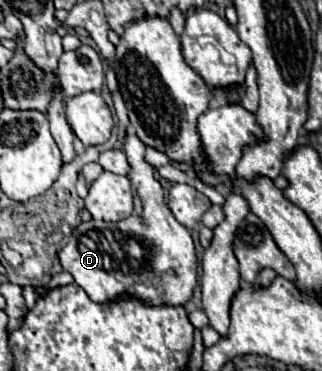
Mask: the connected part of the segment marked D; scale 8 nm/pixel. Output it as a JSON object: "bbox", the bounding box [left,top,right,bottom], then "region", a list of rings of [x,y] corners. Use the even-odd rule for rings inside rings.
{"bbox":[58,135,196,305],"region":[[[126,135],[124,139],[124,153],[130,165],[128,171],[128,179],[132,183],[132,193],[138,195],[138,203],[136,205],[144,205],[146,211],[142,207],[134,209],[136,215],[128,217],[124,221],[118,223],[104,223],[104,221],[88,221],[88,223],[80,223],[74,233],[70,235],[68,243],[64,245],[64,249],[58,251],[58,259],[64,271],[68,271],[74,277],[74,283],[78,287],[82,287],[86,291],[86,295],[96,301],[96,303],[104,303],[104,301],[112,301],[116,297],[138,297],[140,301],[148,303],[148,305],[186,305],[192,297],[192,289],[196,285],[196,253],[194,253],[194,243],[192,243],[192,235],[188,233],[188,229],[184,225],[178,223],[178,219],[172,215],[170,207],[164,201],[164,189],[160,185],[160,181],[154,179],[156,167],[152,167],[150,163],[146,163],[144,153],[146,153],[146,145],[136,137],[136,135]]]}

